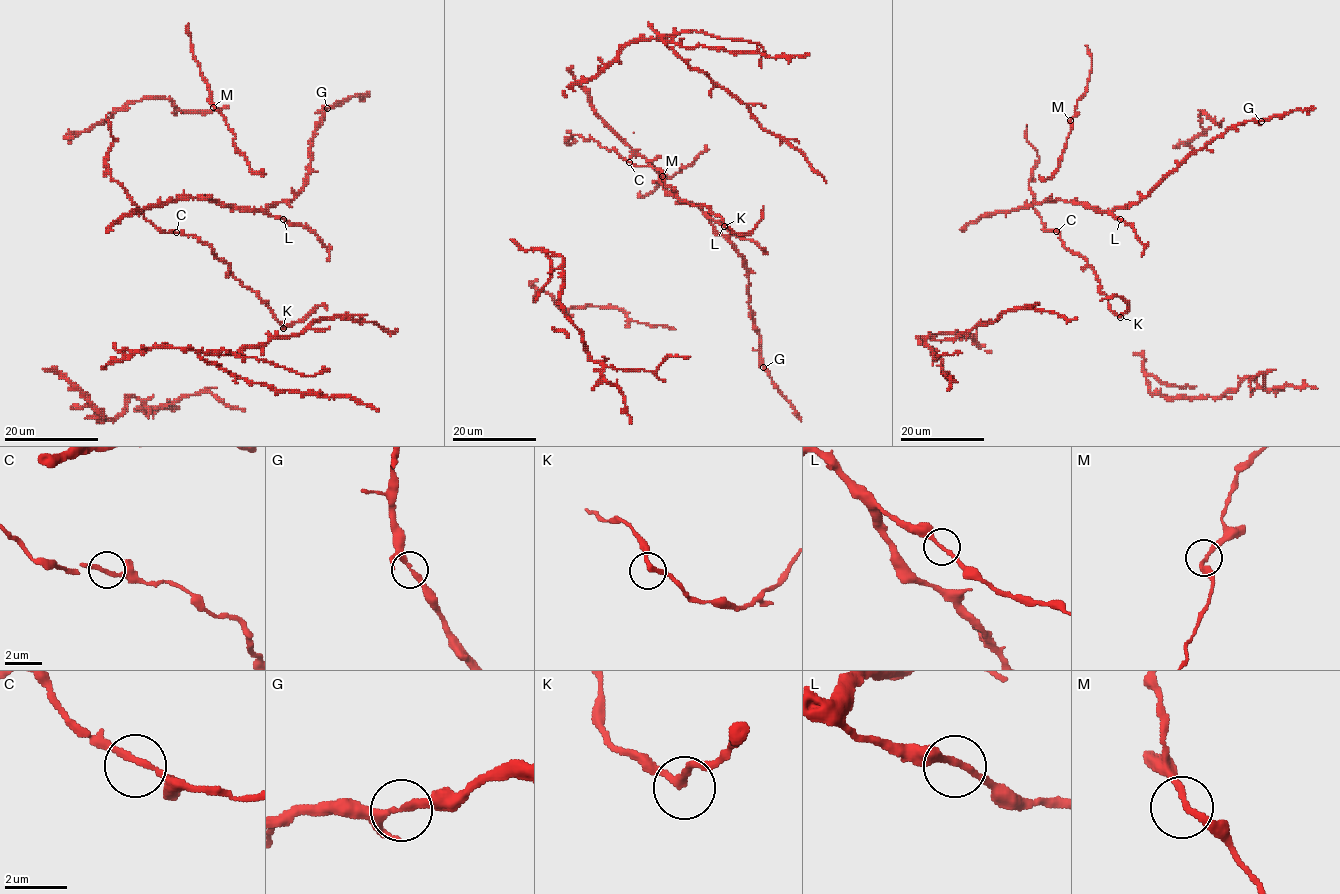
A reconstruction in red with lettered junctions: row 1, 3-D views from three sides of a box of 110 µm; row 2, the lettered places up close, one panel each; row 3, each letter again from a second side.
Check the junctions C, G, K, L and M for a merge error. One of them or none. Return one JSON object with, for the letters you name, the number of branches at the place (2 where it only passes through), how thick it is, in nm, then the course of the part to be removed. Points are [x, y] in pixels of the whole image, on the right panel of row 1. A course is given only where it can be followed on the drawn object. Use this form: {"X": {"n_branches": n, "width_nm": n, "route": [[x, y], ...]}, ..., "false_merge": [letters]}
{"false_merge": []}

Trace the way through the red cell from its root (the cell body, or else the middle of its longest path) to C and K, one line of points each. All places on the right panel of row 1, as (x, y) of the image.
C: (1100, 301), (1118, 296), (1129, 309), (1120, 315), (1110, 309), (1095, 272), (1065, 247), (1056, 231)
K: (1100, 301), (1121, 297), (1129, 309), (1120, 317)

